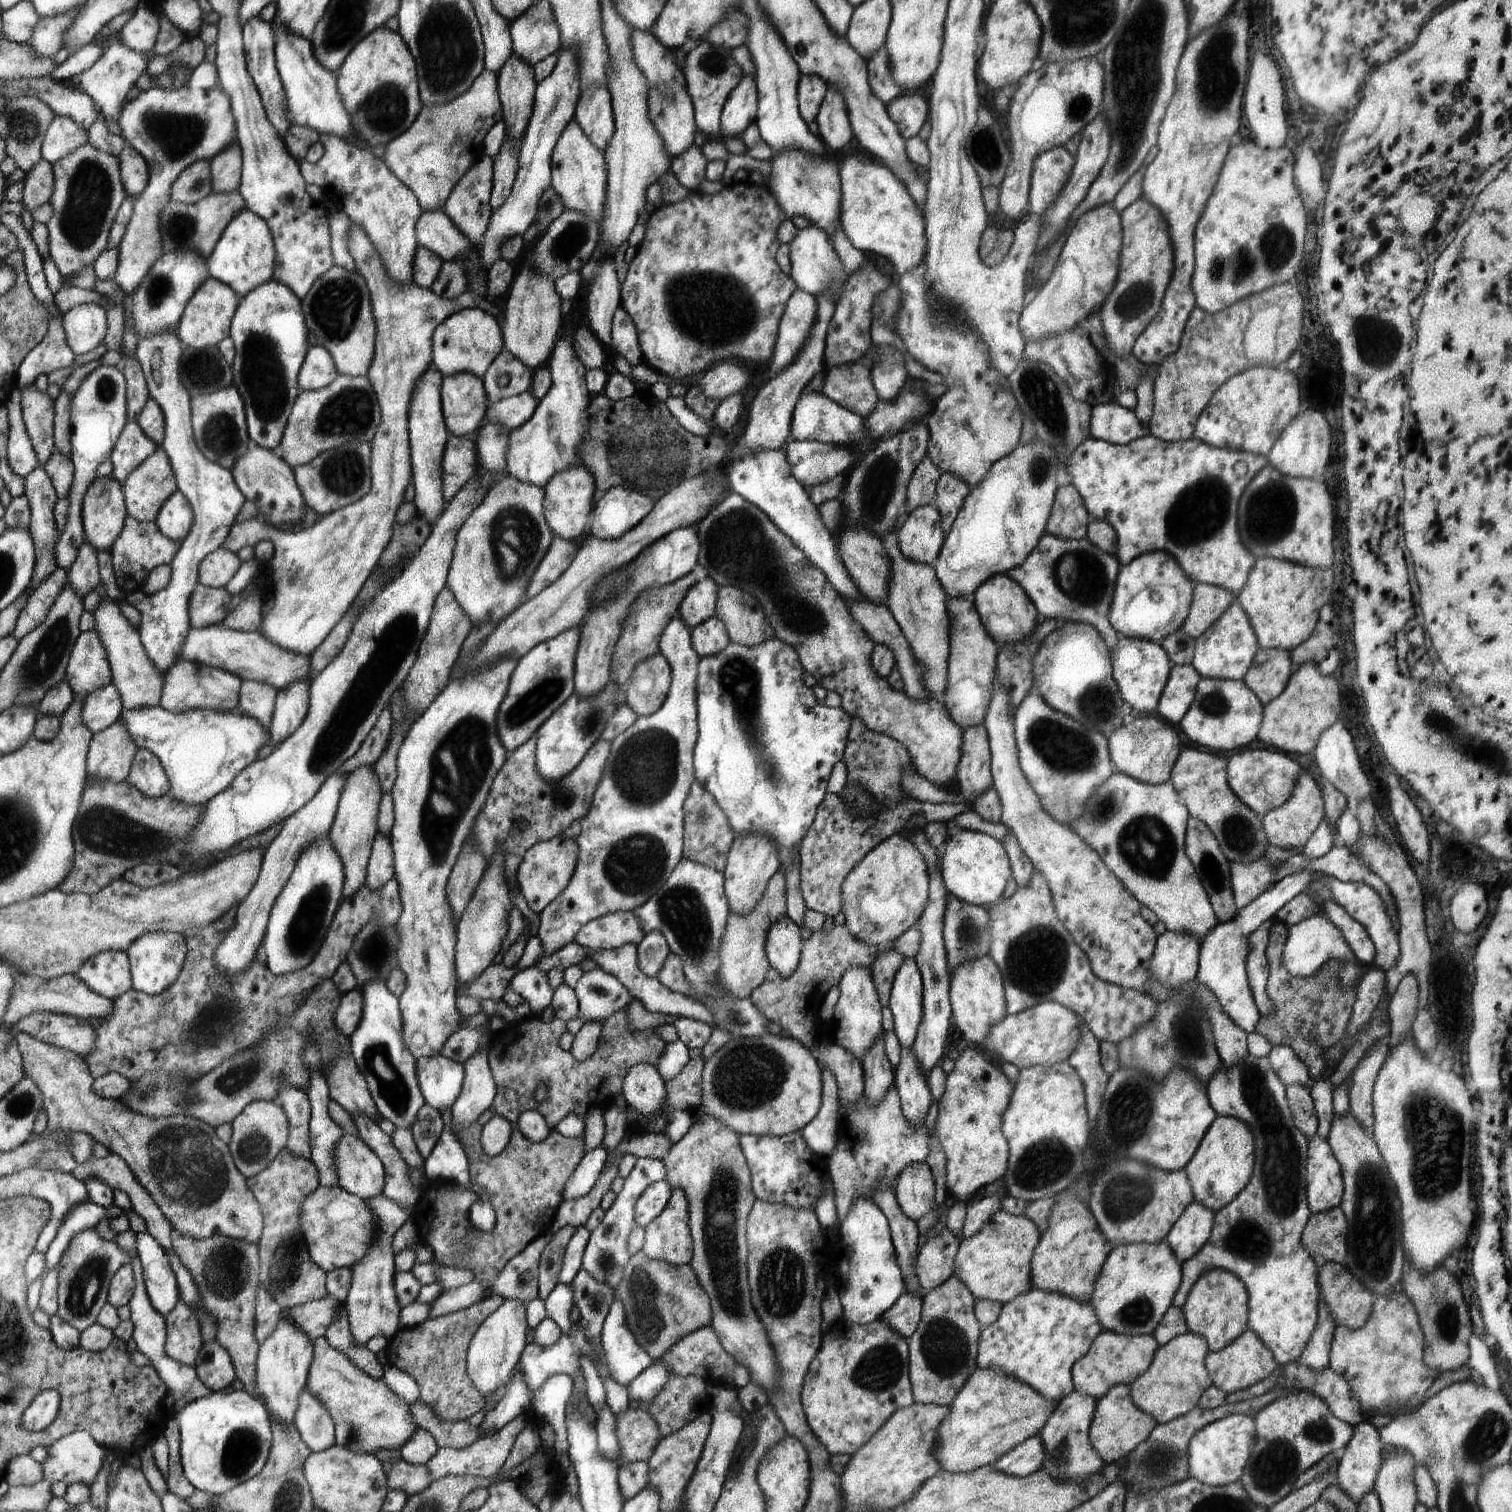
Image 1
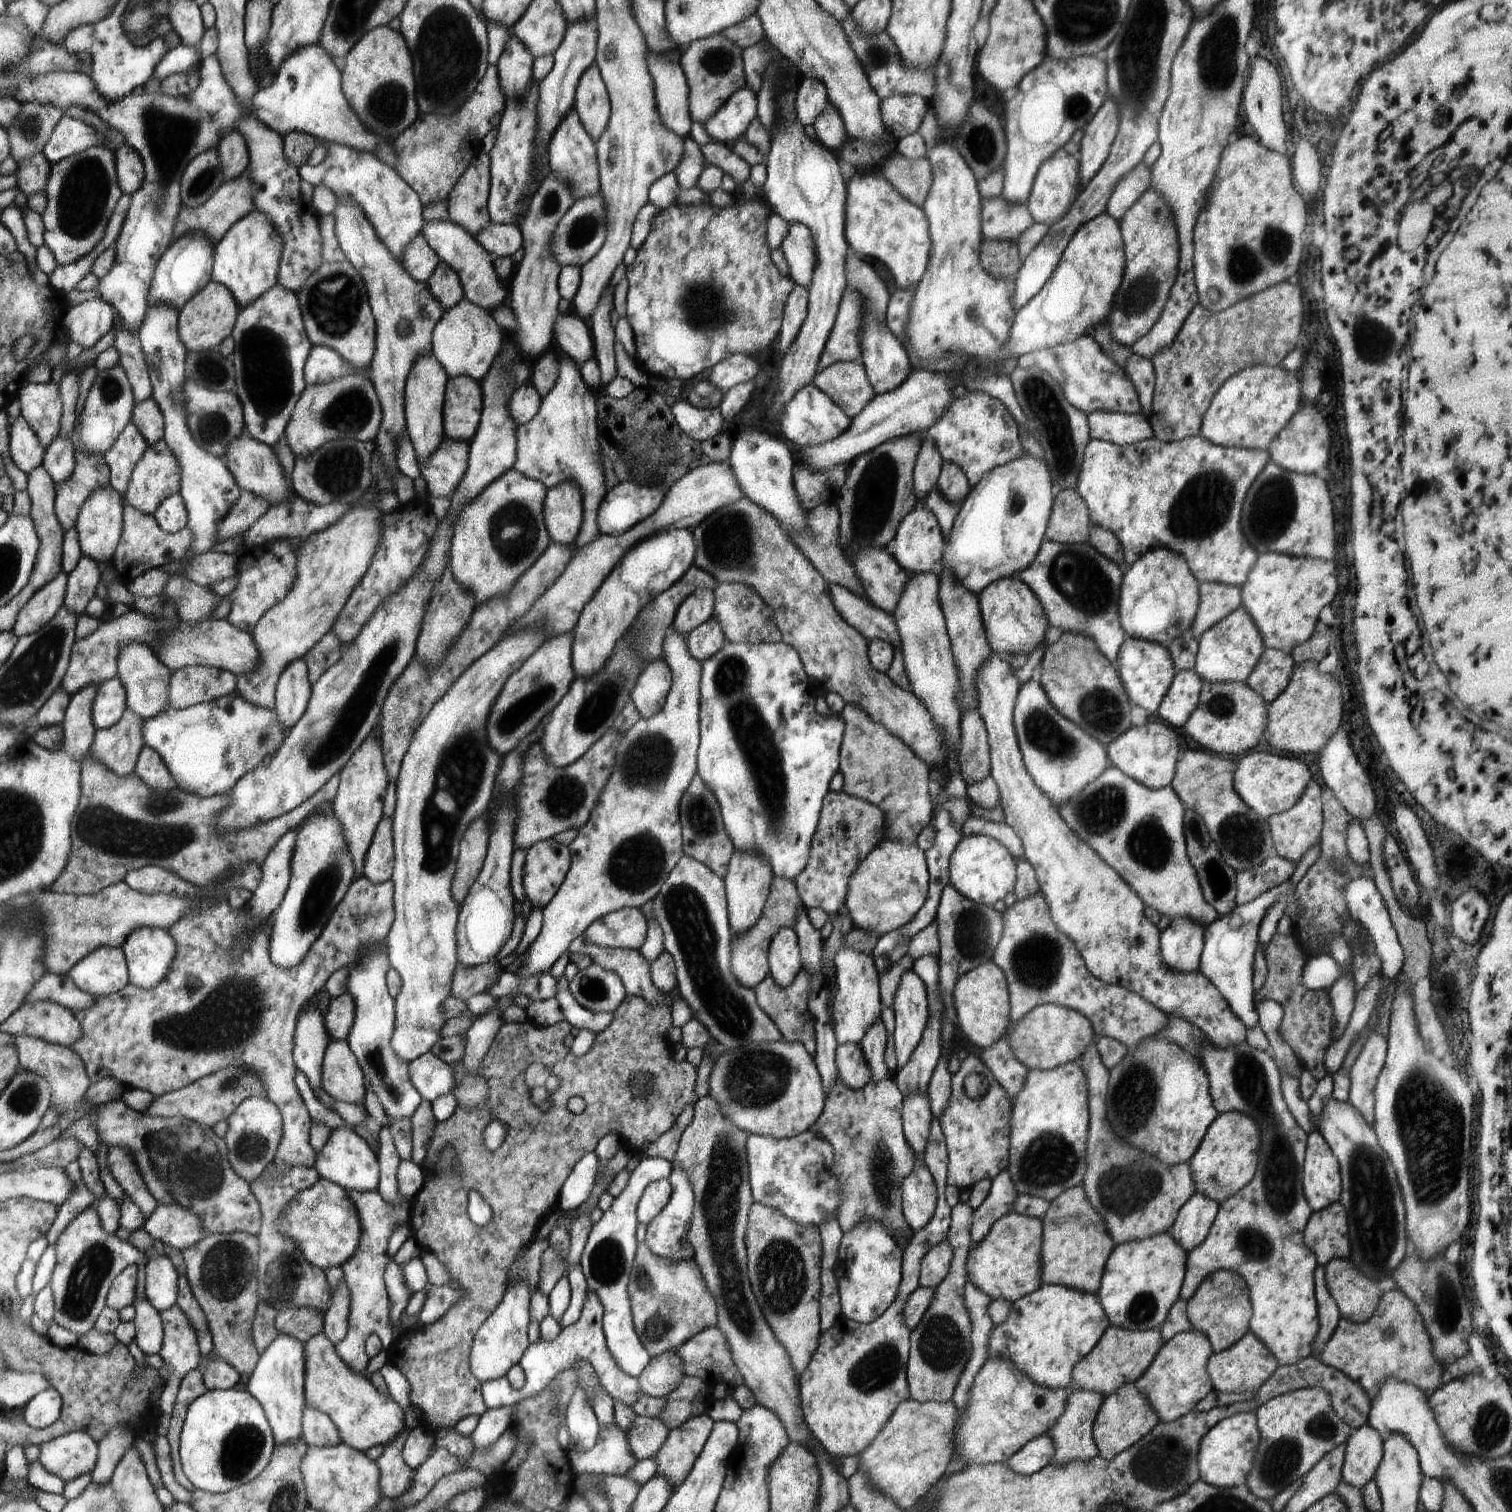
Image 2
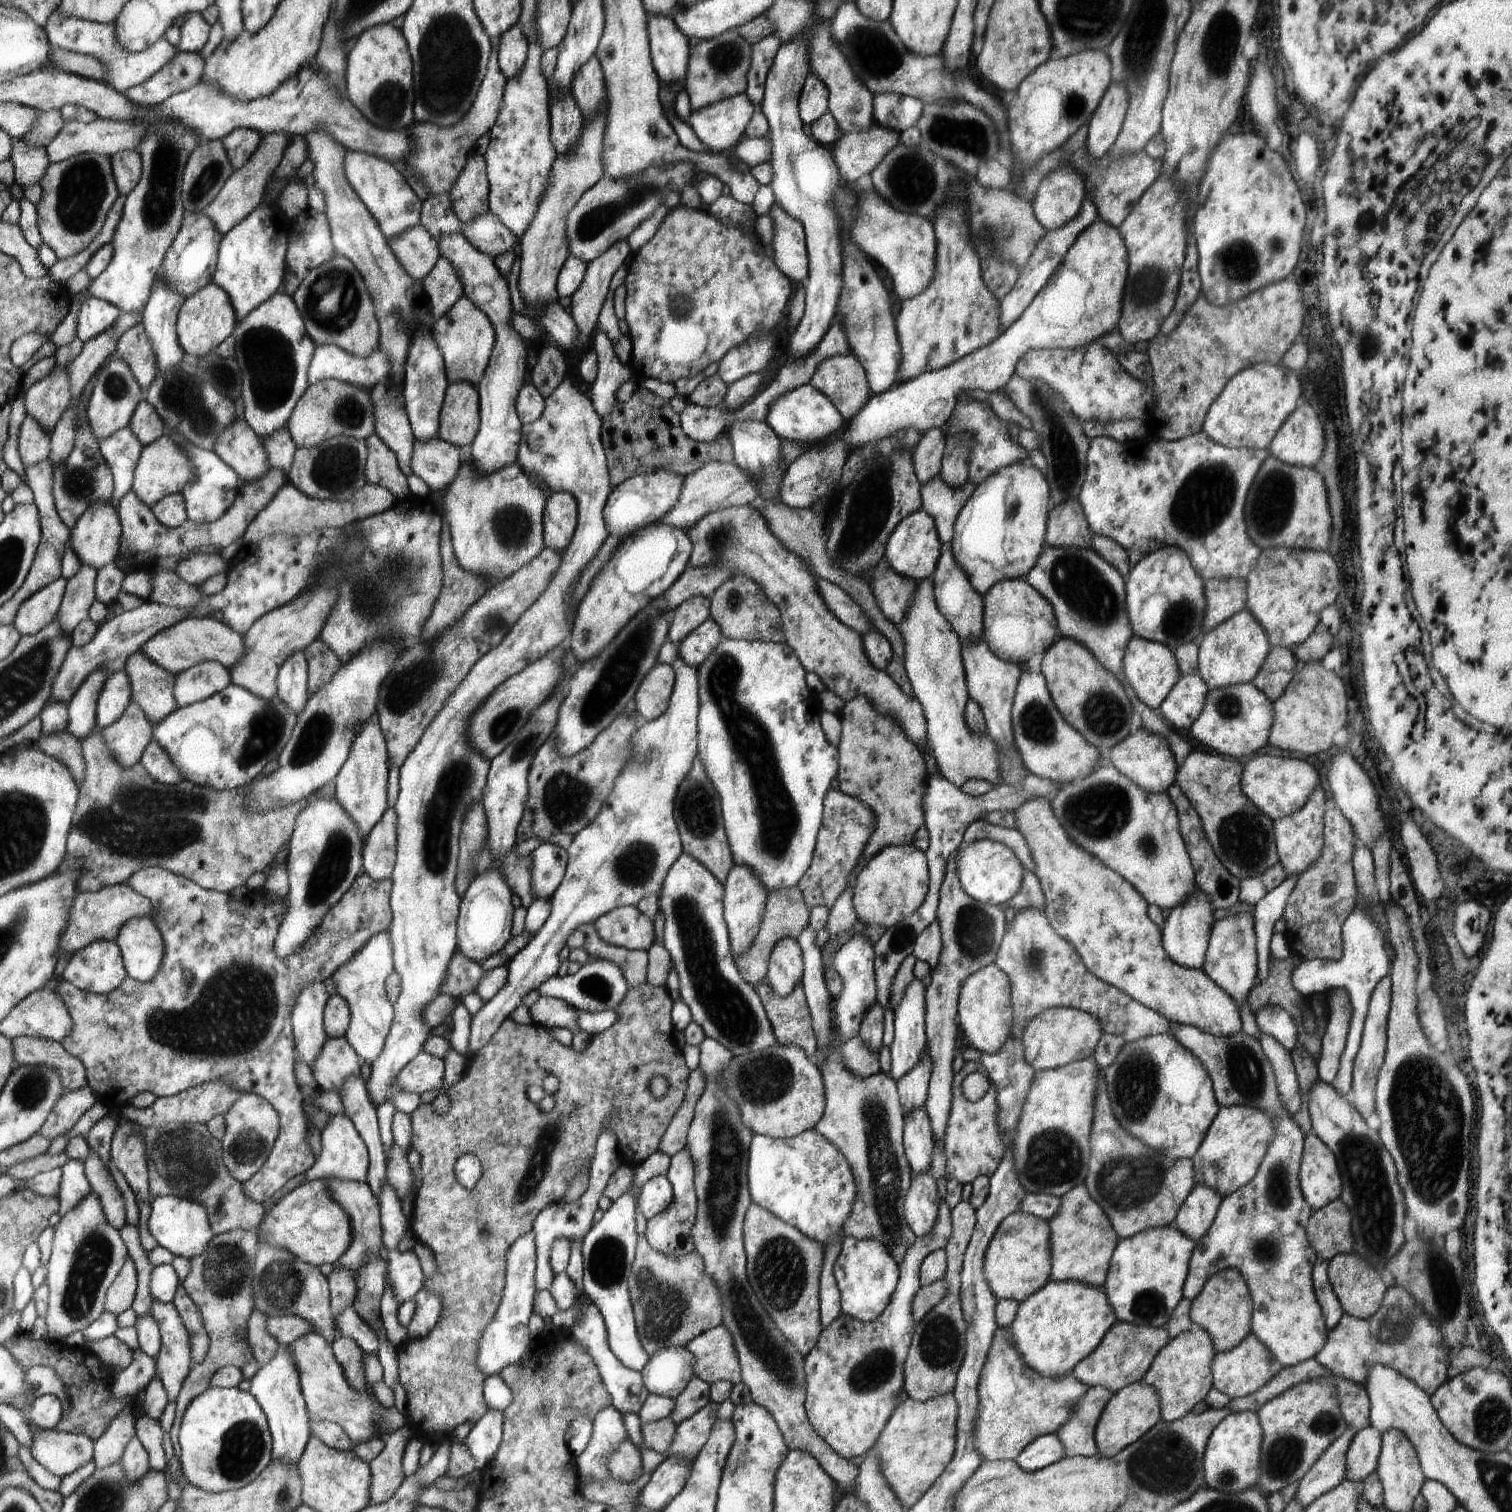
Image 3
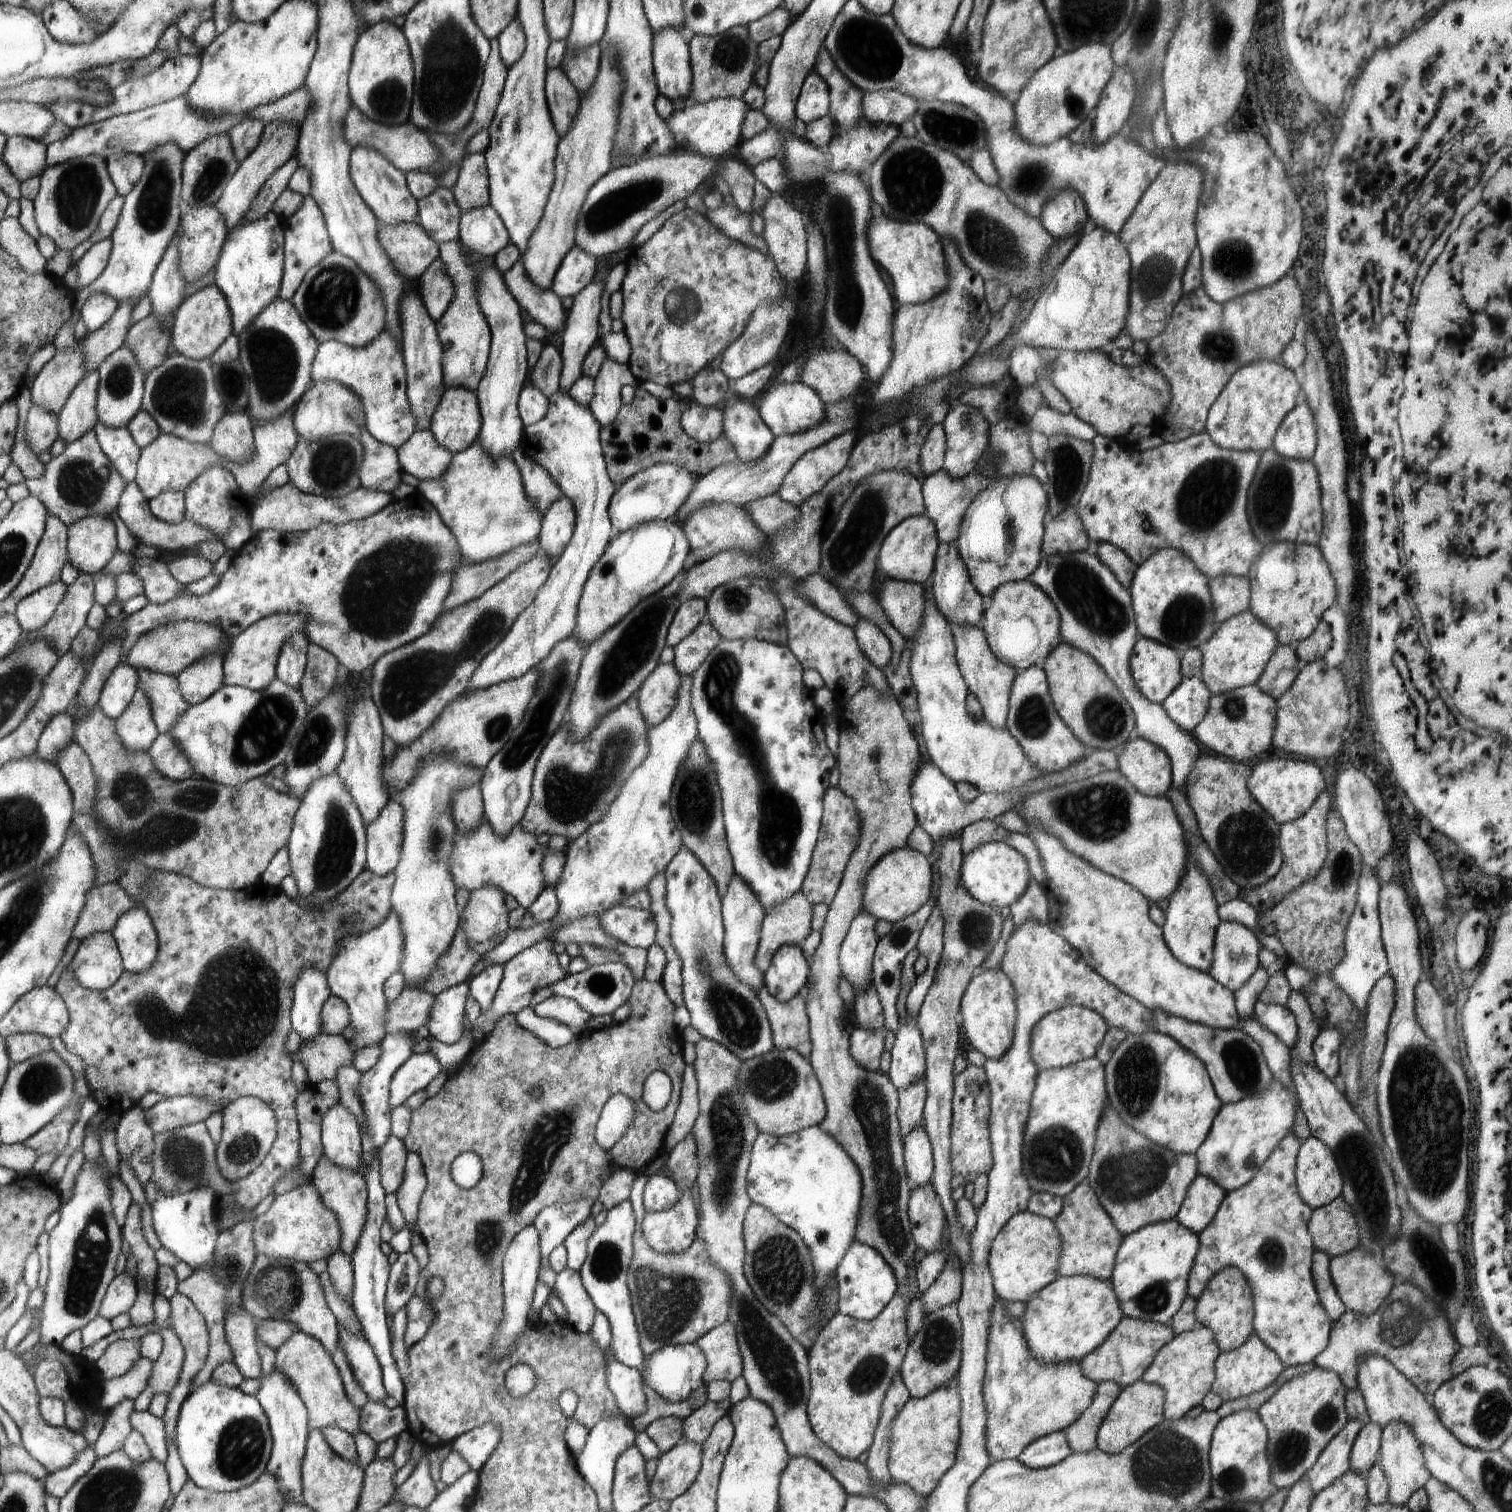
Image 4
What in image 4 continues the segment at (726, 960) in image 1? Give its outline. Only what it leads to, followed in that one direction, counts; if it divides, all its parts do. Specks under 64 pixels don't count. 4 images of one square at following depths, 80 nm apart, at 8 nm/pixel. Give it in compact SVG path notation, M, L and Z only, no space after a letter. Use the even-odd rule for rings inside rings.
M799 891L778 907L765 910L757 951L757 968L763 974L772 966L773 957L786 944L799 946L812 932L813 906Z

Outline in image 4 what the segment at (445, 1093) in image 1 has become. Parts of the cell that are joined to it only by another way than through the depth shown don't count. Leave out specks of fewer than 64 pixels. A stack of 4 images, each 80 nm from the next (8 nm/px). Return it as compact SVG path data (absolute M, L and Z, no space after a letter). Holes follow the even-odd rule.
M414 1054L393 1076L389 1100L396 1102L394 1109L412 1094L425 1091L440 1072L443 1072L442 1064L432 1054Z

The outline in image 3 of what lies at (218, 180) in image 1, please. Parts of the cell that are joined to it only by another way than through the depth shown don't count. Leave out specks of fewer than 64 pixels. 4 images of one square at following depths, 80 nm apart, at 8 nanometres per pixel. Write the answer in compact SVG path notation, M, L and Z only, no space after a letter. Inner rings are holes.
M237 128L222 140L227 156L234 168L238 170L254 154L260 144L262 134L253 128Z

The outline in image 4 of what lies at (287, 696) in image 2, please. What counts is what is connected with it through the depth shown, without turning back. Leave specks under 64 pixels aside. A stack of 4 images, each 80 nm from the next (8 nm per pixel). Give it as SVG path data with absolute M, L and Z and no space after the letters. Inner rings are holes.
M297 634L285 644L281 658L277 660L276 676L290 688L300 690L308 666L308 634Z

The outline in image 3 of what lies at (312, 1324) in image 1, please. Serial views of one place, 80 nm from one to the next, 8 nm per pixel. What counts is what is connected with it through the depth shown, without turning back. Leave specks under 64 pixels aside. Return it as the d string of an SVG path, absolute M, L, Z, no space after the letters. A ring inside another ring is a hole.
M294 1315L268 1317L266 1328L268 1334L279 1345L285 1345L286 1347L312 1331L312 1327L306 1319Z

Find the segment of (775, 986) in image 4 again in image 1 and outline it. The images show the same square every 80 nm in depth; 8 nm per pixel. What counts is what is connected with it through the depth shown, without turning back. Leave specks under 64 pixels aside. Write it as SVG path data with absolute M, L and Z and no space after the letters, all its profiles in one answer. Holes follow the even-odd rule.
M785 915L770 928L766 949L769 966L783 977L791 977L801 964L801 952L804 950L801 927Z

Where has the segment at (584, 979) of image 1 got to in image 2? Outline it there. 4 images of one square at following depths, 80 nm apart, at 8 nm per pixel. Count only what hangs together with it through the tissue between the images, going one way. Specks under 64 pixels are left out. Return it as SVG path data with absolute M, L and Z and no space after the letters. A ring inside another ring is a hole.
M594 962L580 969L568 981L568 988L574 1000L592 1012L614 1012L628 995L618 975Z

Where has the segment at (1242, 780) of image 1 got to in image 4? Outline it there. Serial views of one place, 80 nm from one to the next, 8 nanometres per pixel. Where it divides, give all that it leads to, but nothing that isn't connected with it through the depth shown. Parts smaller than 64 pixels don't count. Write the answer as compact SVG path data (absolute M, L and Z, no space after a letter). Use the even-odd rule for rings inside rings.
M1274 755L1270 760L1262 760L1252 767L1252 773L1246 784L1248 792L1270 817L1278 824L1297 820L1308 812L1318 794L1326 789L1326 782L1321 770L1310 760L1292 760L1286 756Z

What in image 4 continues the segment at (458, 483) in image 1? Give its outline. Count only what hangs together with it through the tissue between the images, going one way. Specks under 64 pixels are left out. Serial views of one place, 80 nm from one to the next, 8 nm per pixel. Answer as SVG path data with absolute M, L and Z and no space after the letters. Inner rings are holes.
M418 430L404 447L397 449L402 470L420 481L440 480L453 464L454 452L437 441L430 430Z

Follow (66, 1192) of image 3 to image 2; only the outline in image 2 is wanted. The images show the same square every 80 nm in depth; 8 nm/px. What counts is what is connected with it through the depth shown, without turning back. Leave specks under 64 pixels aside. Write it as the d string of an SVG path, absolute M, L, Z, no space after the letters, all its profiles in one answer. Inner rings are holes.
M78 1161L71 1162L68 1166L65 1166L64 1170L72 1180L73 1189L69 1197L64 1199L64 1202L59 1206L56 1218L45 1234L49 1246L55 1244L60 1233L70 1224L73 1218L76 1218L85 1208L94 1206L96 1202L95 1194L87 1189L86 1183L82 1178Z

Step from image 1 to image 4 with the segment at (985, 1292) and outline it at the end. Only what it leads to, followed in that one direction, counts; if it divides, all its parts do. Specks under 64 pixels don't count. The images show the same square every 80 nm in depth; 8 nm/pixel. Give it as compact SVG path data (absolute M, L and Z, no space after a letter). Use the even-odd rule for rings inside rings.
M1029 1211L1014 1214L998 1232L990 1248L988 1268L997 1297L1005 1302L1028 1302L1058 1277L1060 1252L1062 1239L1052 1219Z

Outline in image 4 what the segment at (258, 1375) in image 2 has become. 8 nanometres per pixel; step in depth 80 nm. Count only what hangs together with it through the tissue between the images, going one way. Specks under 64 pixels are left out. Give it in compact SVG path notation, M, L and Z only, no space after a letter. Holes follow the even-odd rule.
M280 1368L260 1378L260 1388L255 1397L265 1410L269 1420L269 1430L273 1436L272 1458L269 1460L268 1471L281 1481L282 1492L286 1492L286 1500L293 1504L303 1504L304 1482L301 1469L304 1467L305 1448L308 1446L309 1414L308 1406L302 1401L301 1394L288 1376Z

